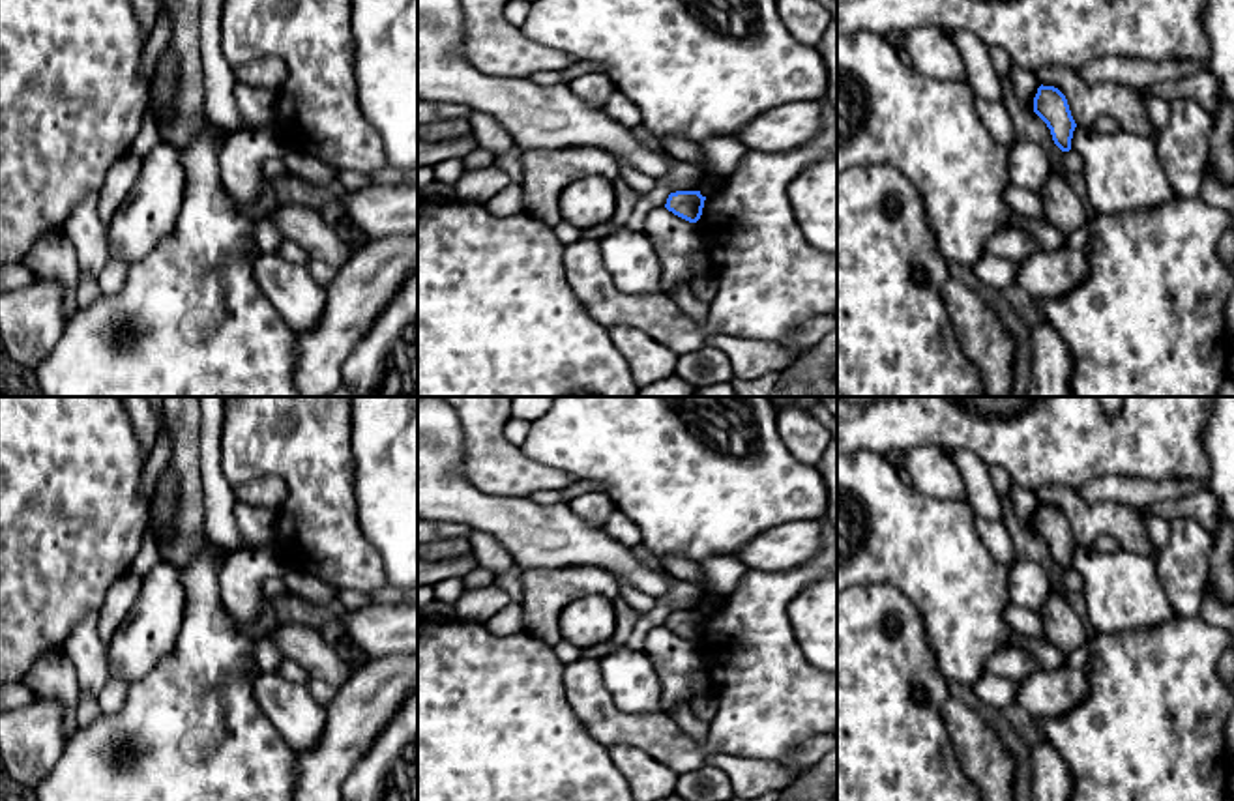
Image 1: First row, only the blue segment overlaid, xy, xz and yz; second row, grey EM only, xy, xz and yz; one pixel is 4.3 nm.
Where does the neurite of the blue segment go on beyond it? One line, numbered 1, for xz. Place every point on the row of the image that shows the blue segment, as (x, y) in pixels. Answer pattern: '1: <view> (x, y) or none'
1: none

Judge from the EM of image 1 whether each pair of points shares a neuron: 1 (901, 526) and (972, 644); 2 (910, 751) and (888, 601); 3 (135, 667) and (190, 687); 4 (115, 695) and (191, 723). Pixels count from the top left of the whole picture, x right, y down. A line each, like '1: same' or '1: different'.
1: same
2: same
3: different
4: different

